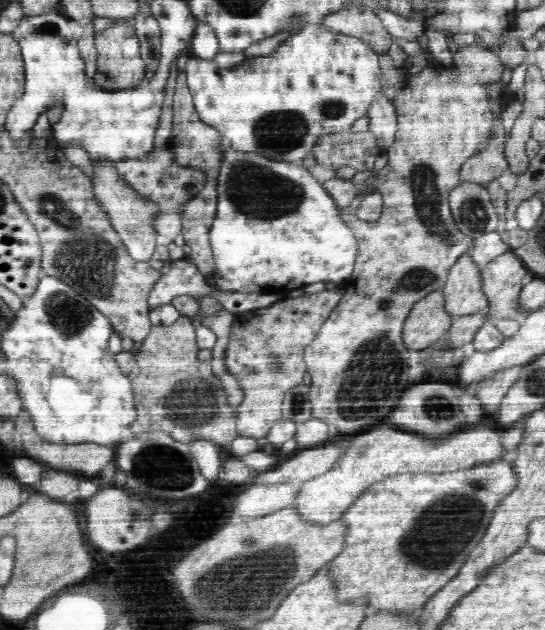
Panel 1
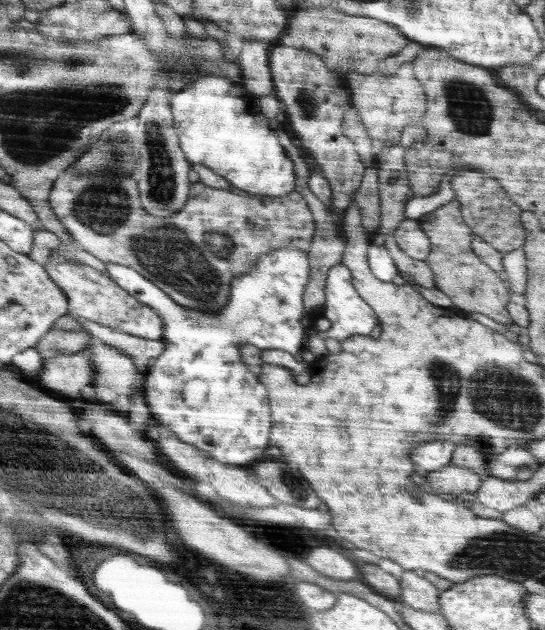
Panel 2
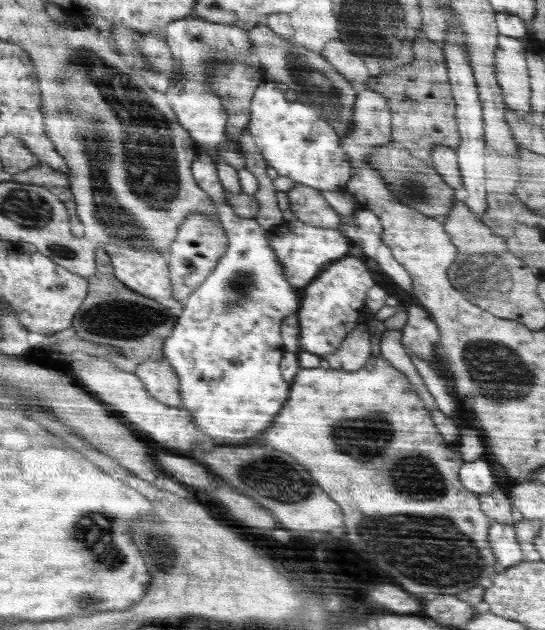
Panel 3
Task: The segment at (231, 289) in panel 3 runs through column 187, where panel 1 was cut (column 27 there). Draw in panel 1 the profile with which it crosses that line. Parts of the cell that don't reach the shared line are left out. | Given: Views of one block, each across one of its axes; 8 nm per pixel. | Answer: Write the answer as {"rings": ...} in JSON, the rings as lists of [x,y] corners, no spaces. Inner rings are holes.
{"rings":[[[41,273],[40,285],[38,293],[32,298],[32,300],[24,301],[24,310],[18,311],[18,320],[10,326],[7,332],[4,332],[2,336],[2,349],[6,353],[6,359],[4,363],[4,370],[8,370],[10,375],[14,375],[18,379],[18,385],[20,385],[20,395],[24,399],[24,408],[30,409],[30,412],[34,412],[34,425],[37,427],[37,432],[40,435],[50,439],[50,441],[56,441],[56,443],[74,443],[82,442],[82,440],[90,441],[98,444],[118,444],[122,441],[122,436],[131,436],[128,431],[130,423],[134,422],[136,416],[135,406],[133,403],[133,396],[131,395],[130,381],[126,374],[124,374],[115,361],[114,355],[108,350],[108,339],[114,332],[110,319],[102,312],[100,312],[88,299],[89,294],[80,294],[64,284],[61,280],[46,276]]]}

